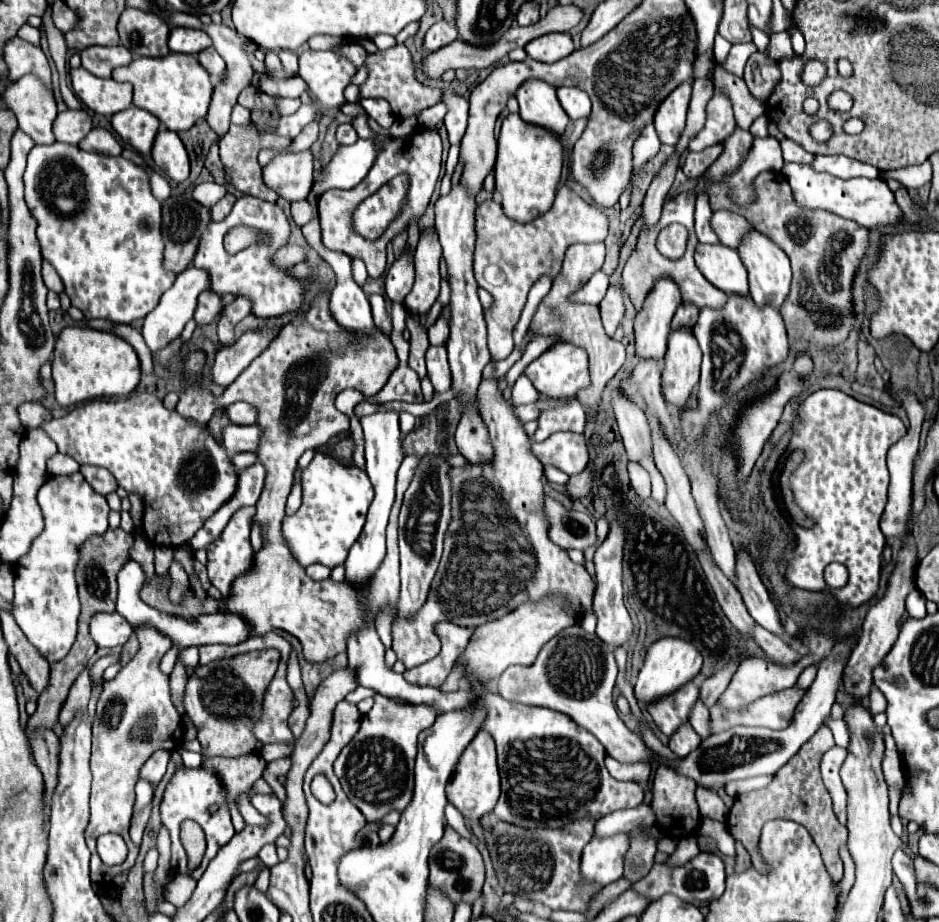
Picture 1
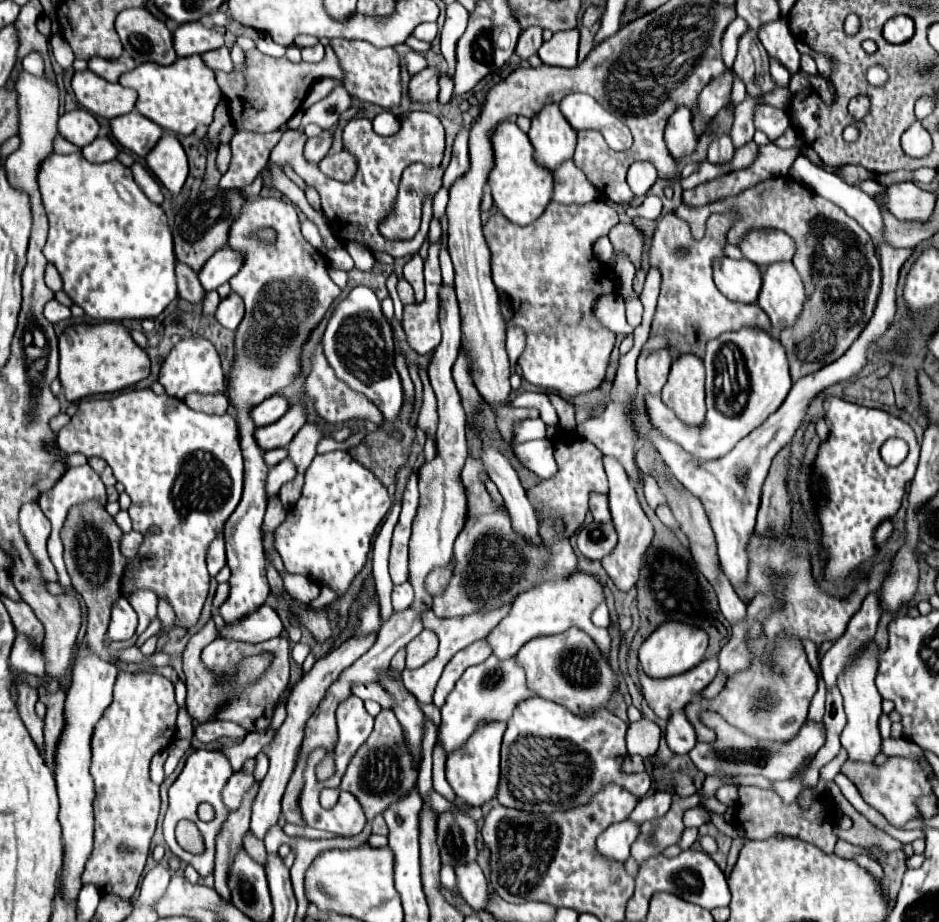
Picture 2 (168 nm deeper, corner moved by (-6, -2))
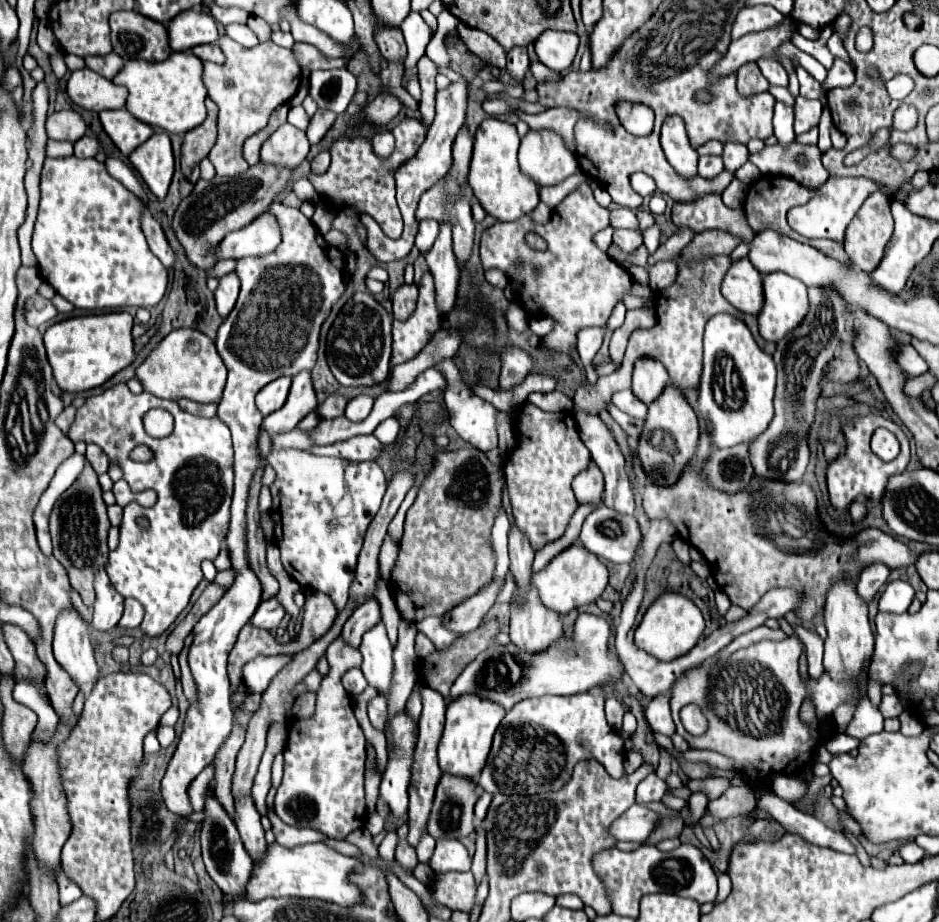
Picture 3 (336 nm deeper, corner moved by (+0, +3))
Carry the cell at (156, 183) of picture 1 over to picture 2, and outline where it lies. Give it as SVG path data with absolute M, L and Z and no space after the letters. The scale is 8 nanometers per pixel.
M133 163L131 165L131 171L135 175L135 181L137 185L143 189L143 193L147 193L149 199L153 199L155 203L163 203L163 191L161 191L161 185L157 183L157 179L147 171L147 167L143 163Z

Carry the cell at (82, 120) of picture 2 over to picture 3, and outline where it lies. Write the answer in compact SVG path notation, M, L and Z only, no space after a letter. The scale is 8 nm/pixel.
M61 110L47 118L47 136L51 140L77 142L83 134L85 134L85 122L73 110Z

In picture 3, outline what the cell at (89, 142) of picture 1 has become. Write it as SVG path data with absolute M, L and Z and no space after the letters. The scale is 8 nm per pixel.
M83 136L75 142L75 156L77 158L93 158L99 150L99 142L95 138L89 138L89 136Z

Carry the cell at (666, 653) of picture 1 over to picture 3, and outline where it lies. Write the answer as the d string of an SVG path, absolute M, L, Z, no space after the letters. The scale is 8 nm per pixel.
M663 592L645 612L641 624L635 630L635 644L657 660L673 660L687 654L699 640L705 628L701 610L687 596L679 592Z

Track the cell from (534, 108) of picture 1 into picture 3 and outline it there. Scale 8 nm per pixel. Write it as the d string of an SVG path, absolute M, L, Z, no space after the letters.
M529 130L519 148L519 170L537 186L555 186L579 174L579 162L551 130Z

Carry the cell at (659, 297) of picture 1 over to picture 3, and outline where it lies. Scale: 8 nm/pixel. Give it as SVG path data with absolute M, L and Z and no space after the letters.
M641 358L633 370L633 394L645 402L655 402L663 388L669 384L669 374L665 374L661 362L653 362L651 358Z

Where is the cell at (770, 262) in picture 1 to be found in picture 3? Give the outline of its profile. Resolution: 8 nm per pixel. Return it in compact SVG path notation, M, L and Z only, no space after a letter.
M781 272L763 278L765 306L759 314L759 334L769 342L783 340L809 312L807 286Z

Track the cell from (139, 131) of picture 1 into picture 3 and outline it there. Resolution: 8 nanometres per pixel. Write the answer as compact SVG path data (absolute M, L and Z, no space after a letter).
M125 108L103 110L101 124L123 156L129 156L137 146L141 146L153 134L153 128L149 124L137 120Z

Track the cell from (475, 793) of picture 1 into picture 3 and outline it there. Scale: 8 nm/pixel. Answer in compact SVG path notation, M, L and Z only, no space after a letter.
M463 694L459 698L453 698L453 702L447 704L445 732L439 742L441 770L453 776L467 776L467 778L479 776L481 766L485 766L487 754L491 750L493 734L503 716L505 716L505 708L501 708L501 704L481 698L477 694Z

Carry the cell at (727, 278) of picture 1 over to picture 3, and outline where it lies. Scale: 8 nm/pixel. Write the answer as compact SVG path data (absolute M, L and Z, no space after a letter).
M747 258L733 262L721 284L721 294L737 310L757 316L765 302L759 270Z

